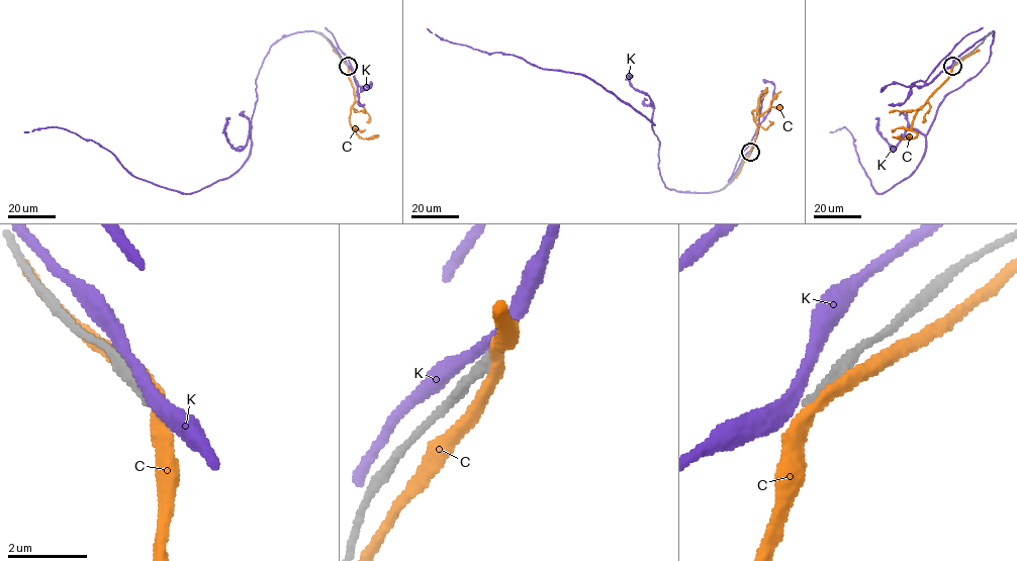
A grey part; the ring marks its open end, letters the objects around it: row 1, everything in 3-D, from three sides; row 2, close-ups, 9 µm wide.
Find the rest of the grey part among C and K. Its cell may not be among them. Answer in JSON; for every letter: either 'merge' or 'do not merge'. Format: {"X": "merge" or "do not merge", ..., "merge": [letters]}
{"C": "do not merge", "K": "do not merge", "merge": []}

